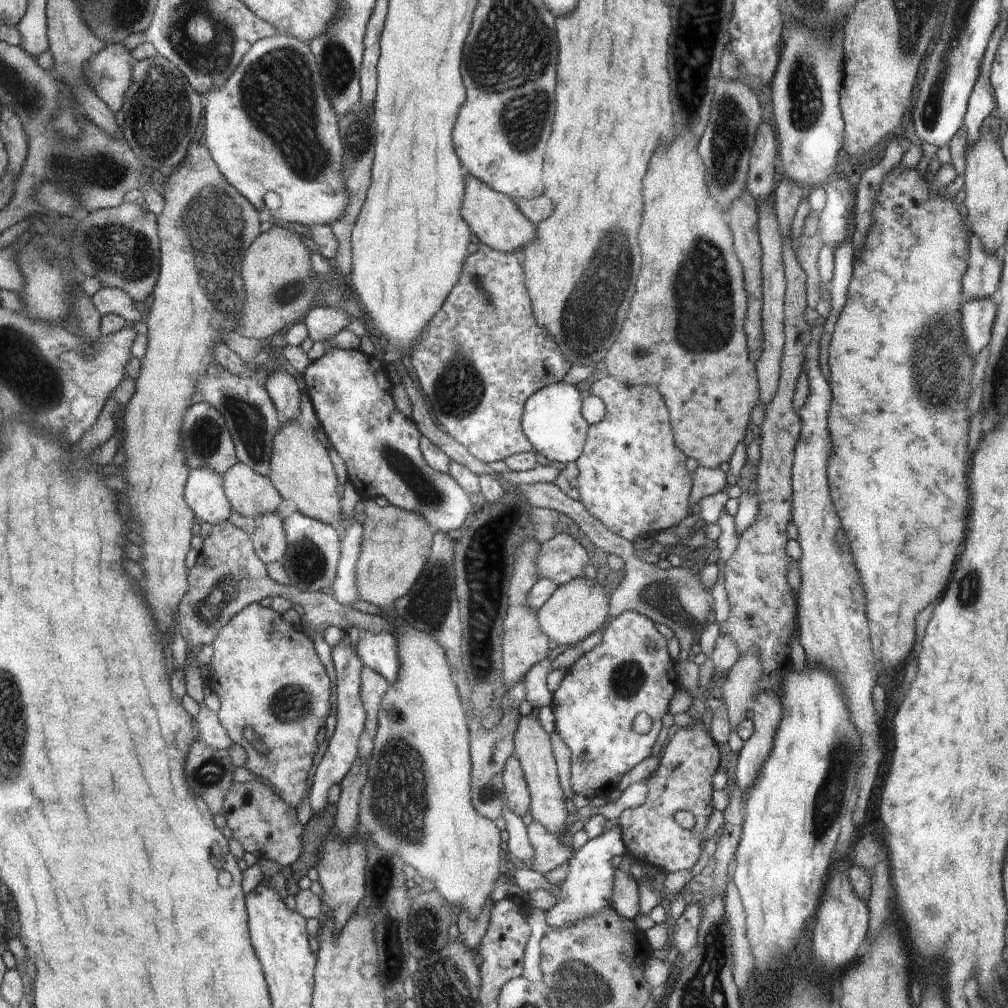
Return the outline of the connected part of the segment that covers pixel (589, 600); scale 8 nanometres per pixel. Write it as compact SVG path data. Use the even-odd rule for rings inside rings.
M586 577L579 578L559 586L537 610L537 622L542 633L548 636L549 641L572 647L584 641L604 624L610 612L608 604L610 604L610 594L600 586L598 580L592 582Z

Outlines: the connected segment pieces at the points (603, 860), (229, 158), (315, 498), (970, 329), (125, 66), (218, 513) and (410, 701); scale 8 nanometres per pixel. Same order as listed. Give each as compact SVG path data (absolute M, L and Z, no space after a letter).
M614 825L607 829L604 834L597 838L589 839L568 862L568 876L562 882L562 886L552 886L546 876L532 871L531 869L519 865L519 869L514 874L514 880L524 884L529 890L542 889L558 896L559 900L548 910L546 910L546 924L552 929L566 928L574 924L578 918L592 918L600 914L602 910L608 910L612 907L612 898L614 898L614 872L618 868L612 865L612 858L616 855L626 853L624 842L622 842L622 832L620 827Z
M279 33L257 42L248 52L247 59L243 61L243 64L236 68L231 80L224 84L224 88L208 94L205 117L206 131L203 137L212 152L214 161L219 165L220 171L227 177L227 180L235 185L261 214L269 214L282 222L293 222L302 226L310 226L310 224L328 225L344 216L344 212L350 203L350 194L346 192L347 184L343 178L344 146L342 145L342 135L339 133L338 117L332 109L330 98L327 97L323 76L311 48L298 38Z
M297 420L283 422L283 430L276 435L274 454L271 458L270 478L284 500L296 504L297 512L320 520L324 524L336 525L340 514L338 482L328 456L329 450L322 444L312 429L304 428Z
M994 296L968 299L963 308L963 333L972 356L986 351L994 329L998 304Z
M111 44L86 65L87 79L114 112L125 106L136 62L126 44Z
M212 468L191 470L187 485L187 502L203 523L218 524L231 521L235 509L224 488L224 475Z
M408 624L396 627L395 638L396 644L400 644L400 661L403 662L403 672L401 673L399 682L389 686L388 692L384 694L384 698L380 704L380 710L378 710L378 728L374 740L374 750L372 750L372 756L367 760L367 764L369 765L367 778L360 792L360 829L370 834L370 838L374 840L374 844L376 844L380 850L400 856L404 864L414 868L416 872L418 872L418 880L424 878L433 882L436 892L438 892L448 904L458 906L459 909L466 908L472 916L480 916L480 912L484 912L484 907L490 902L490 900L486 900L486 898L490 896L492 886L494 886L496 878L500 876L498 864L500 864L500 844L502 844L502 840L500 840L500 832L498 832L498 828L494 826L492 818L486 820L486 818L478 816L478 812L474 810L474 804L472 804L472 760L470 757L470 730L467 724L466 707L460 704L462 698L458 698L459 690L456 690L457 685L452 682L452 672L450 672L450 666L448 666L450 660L446 660L446 650L438 641L434 640L428 632L418 630L418 628L414 628L414 626L408 626Z

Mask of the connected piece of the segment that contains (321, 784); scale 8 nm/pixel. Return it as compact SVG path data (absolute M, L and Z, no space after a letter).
M344 636L342 642L336 644L336 648L332 650L332 660L334 661L334 668L336 669L336 698L338 699L338 706L336 712L338 723L334 736L329 740L328 750L322 756L320 764L316 768L316 775L314 776L315 783L312 784L312 794L308 796L310 806L312 807L312 816L318 816L326 804L328 804L328 792L330 788L336 784L340 784L350 772L350 768L354 766L354 762L358 759L358 744L360 736L364 730L366 722L366 710L362 703L360 695L361 686L361 669L363 663L359 656L352 652L351 642L349 637Z

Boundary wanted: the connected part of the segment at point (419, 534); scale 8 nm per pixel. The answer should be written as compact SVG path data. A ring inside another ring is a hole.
M365 498L363 501L366 518L356 564L356 588L359 600L382 609L398 603L419 582L431 560L435 529L419 513L408 512L393 505L380 507L374 499Z

